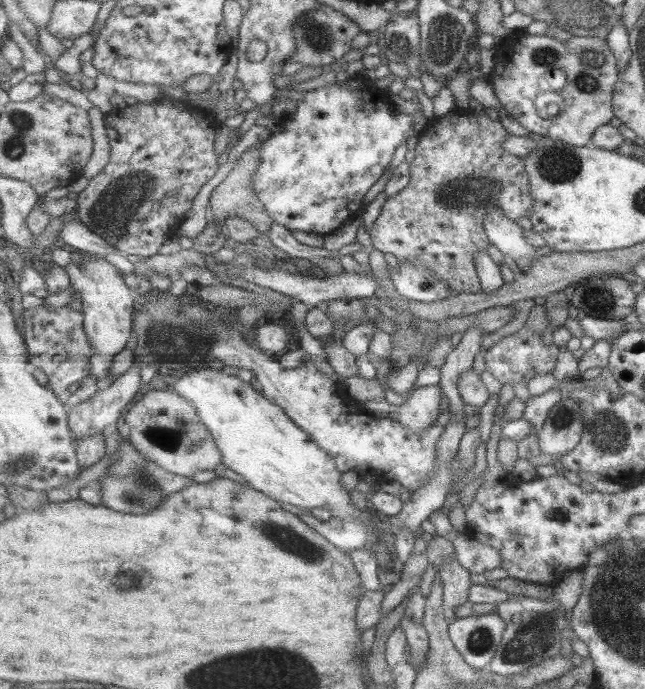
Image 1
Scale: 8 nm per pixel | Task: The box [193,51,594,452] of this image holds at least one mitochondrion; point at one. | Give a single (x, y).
(556, 164)

